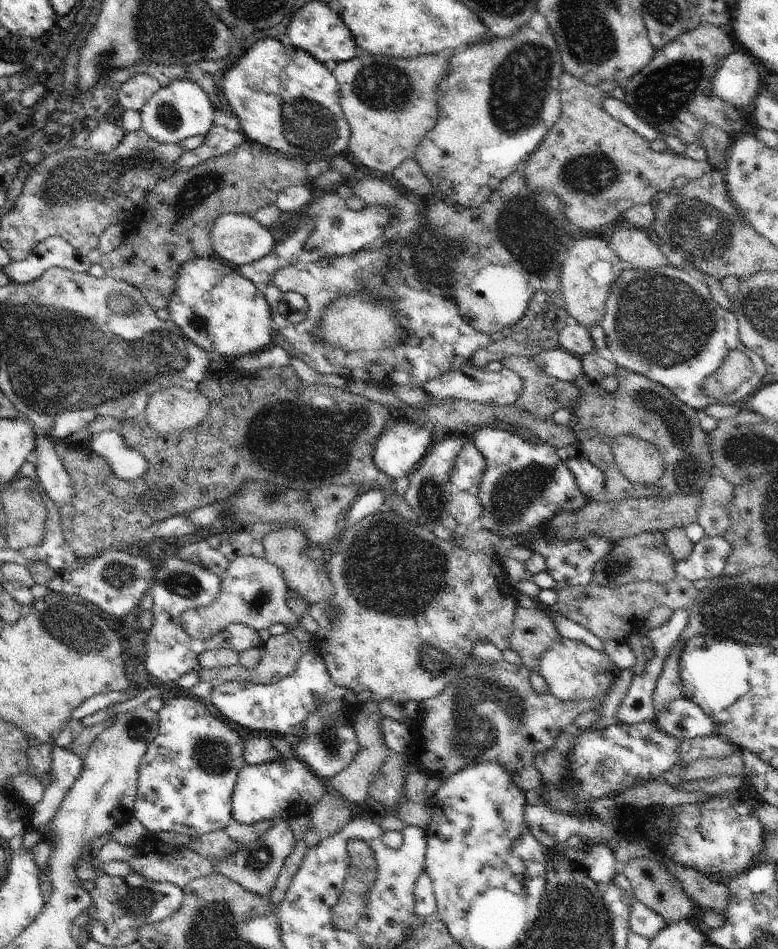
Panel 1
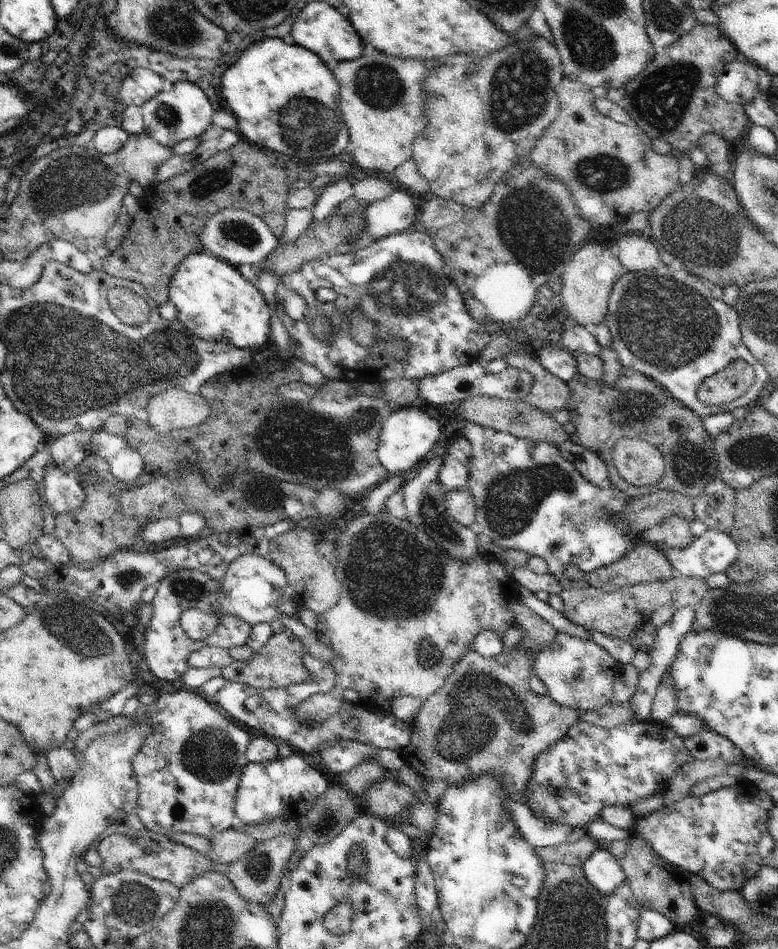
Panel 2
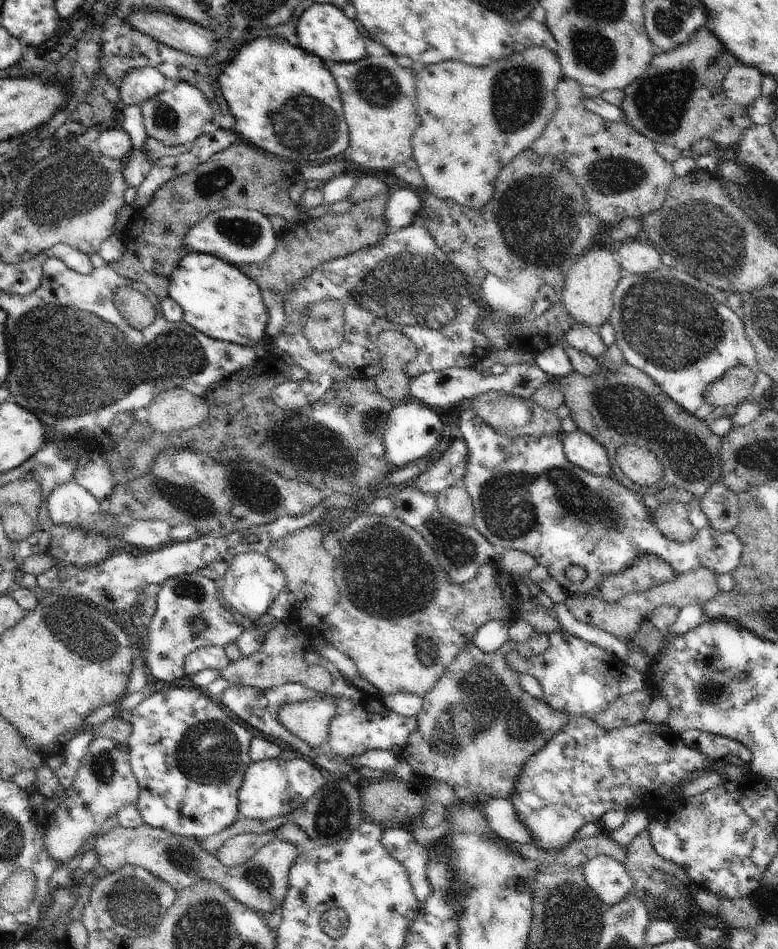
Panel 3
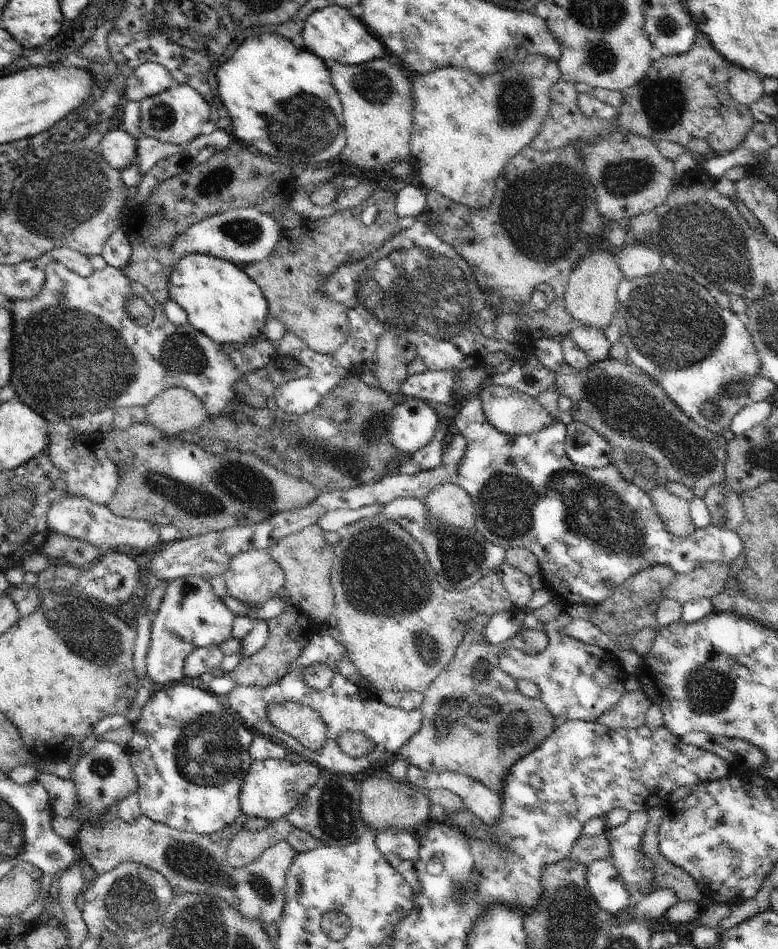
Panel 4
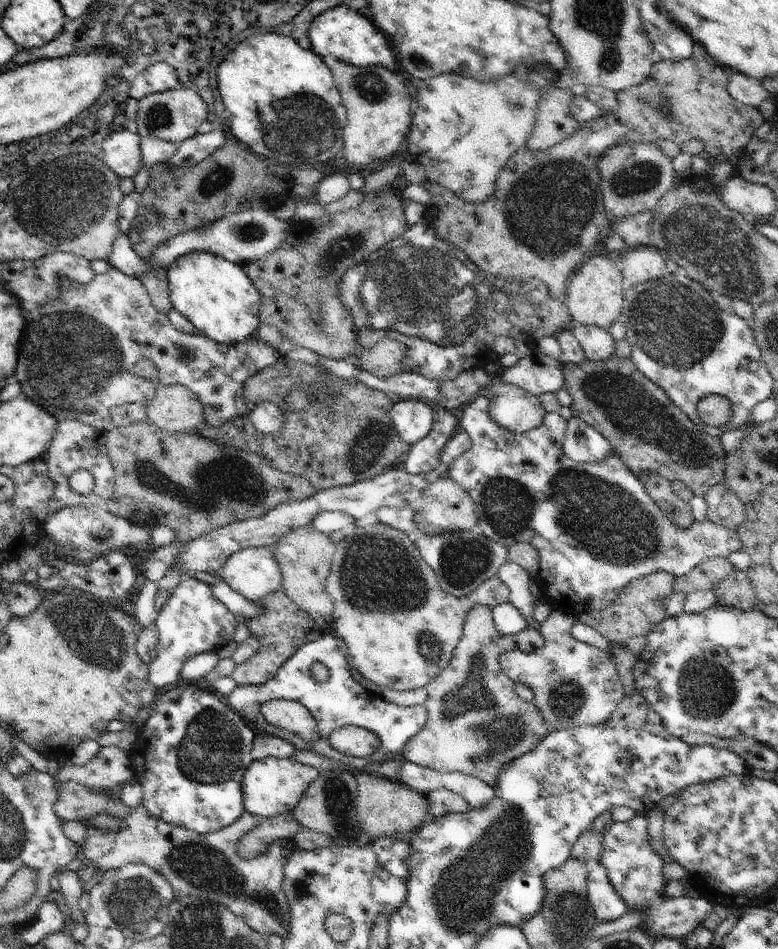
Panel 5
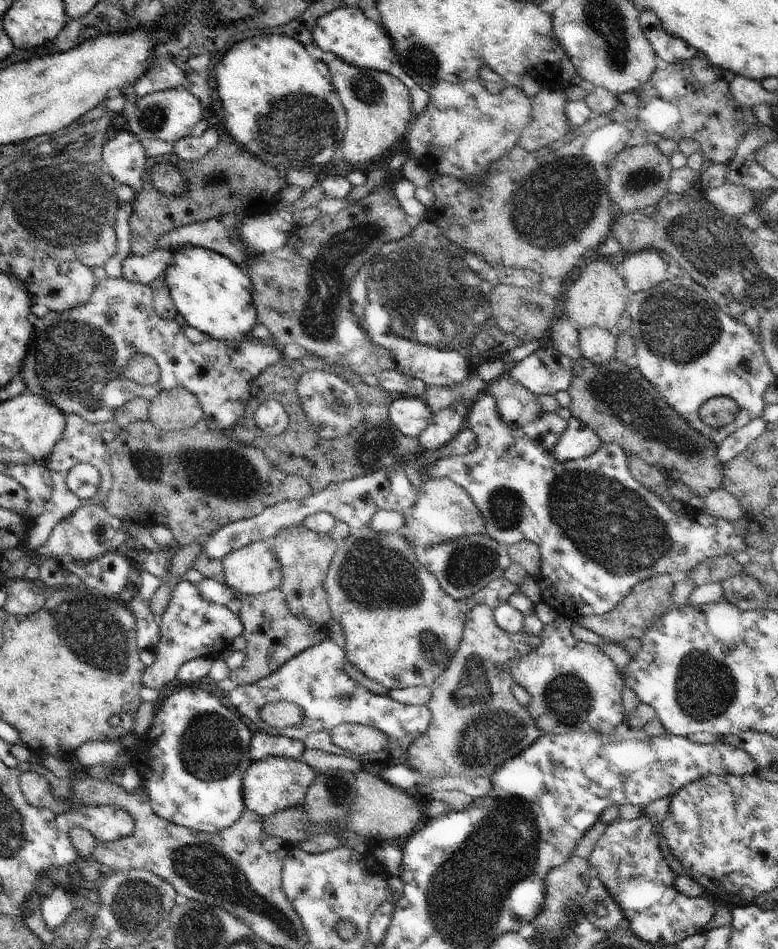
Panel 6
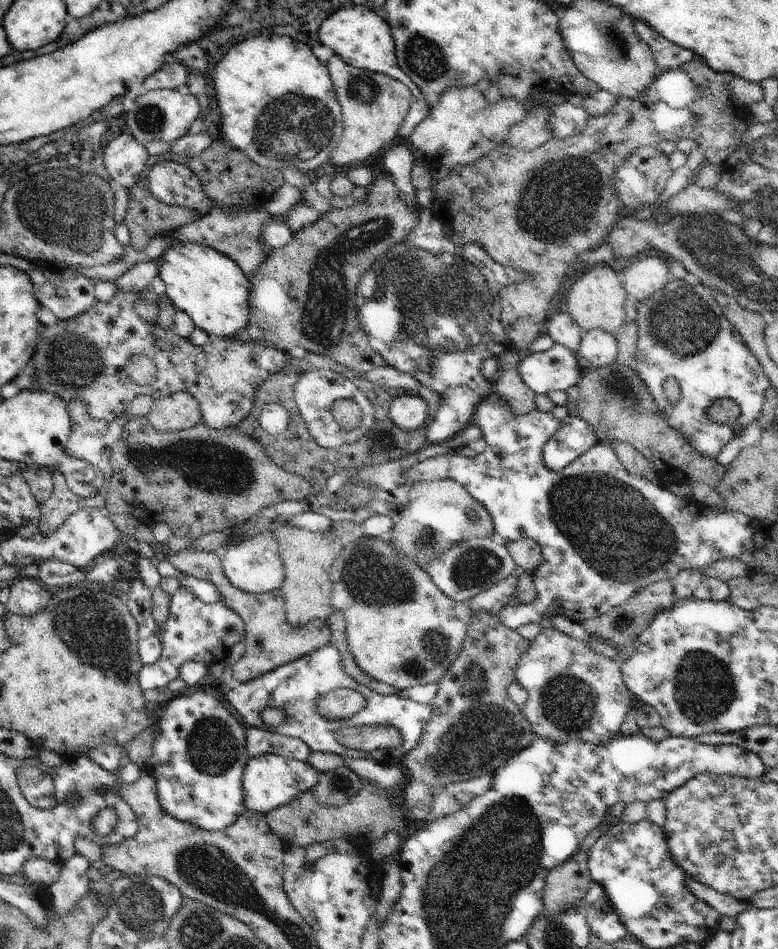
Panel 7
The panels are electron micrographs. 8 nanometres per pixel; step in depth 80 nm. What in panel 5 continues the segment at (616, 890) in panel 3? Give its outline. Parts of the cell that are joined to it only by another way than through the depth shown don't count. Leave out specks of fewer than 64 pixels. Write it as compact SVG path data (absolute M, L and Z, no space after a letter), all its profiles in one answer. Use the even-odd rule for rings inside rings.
M595 862L590 867L587 895L597 920L602 920L603 923L622 918L629 911L625 900L622 900L622 897L610 884L605 866L600 865L599 862Z

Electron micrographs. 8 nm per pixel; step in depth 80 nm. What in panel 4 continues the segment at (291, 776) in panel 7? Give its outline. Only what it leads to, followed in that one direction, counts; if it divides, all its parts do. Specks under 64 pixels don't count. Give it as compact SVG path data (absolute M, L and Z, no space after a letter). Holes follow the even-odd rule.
M268 759L254 761L241 787L240 810L247 817L265 818L271 821L286 817L301 798L318 782L319 766L306 761Z

